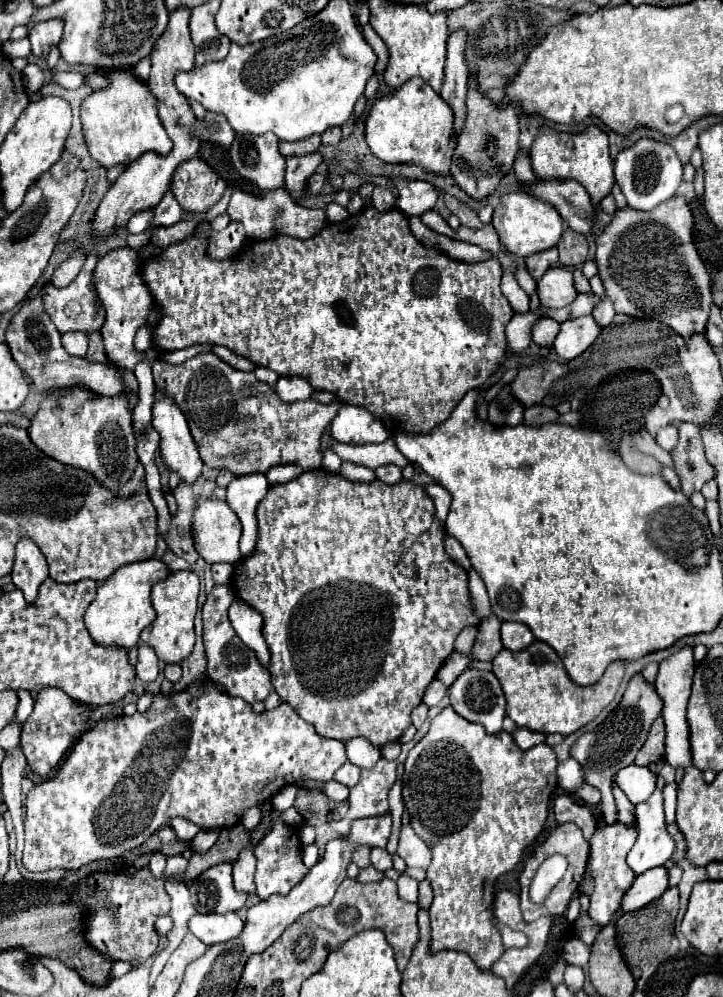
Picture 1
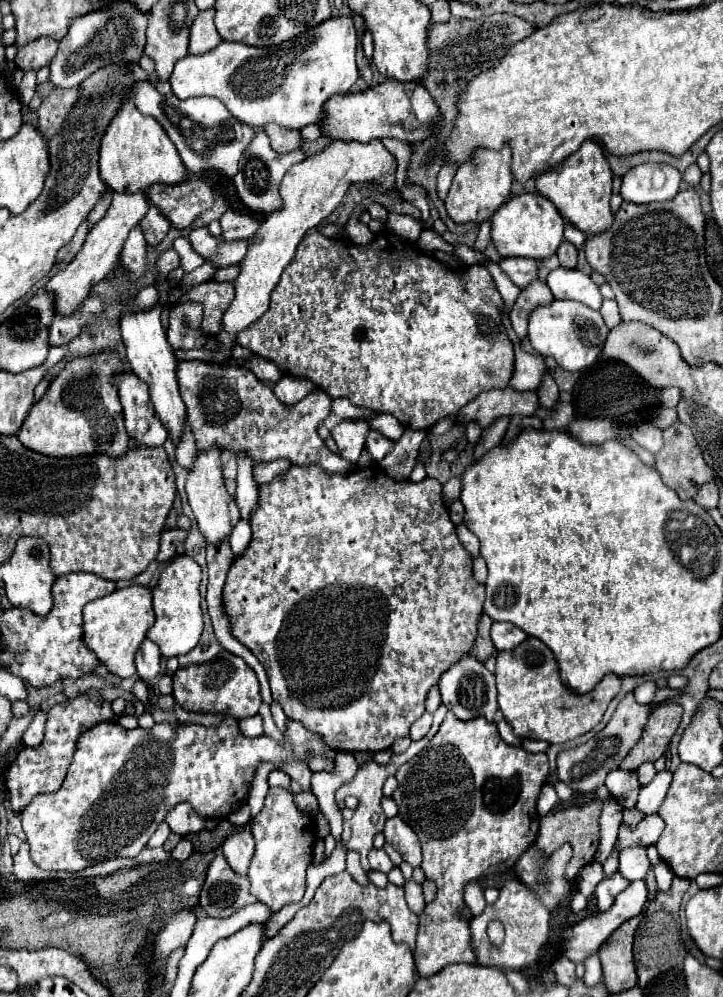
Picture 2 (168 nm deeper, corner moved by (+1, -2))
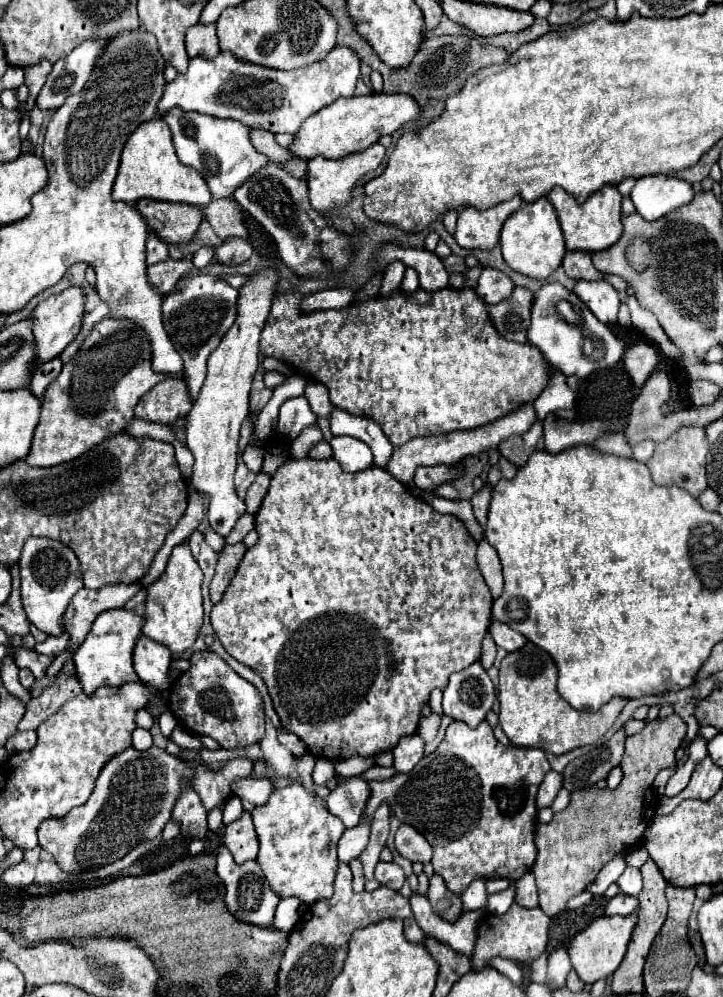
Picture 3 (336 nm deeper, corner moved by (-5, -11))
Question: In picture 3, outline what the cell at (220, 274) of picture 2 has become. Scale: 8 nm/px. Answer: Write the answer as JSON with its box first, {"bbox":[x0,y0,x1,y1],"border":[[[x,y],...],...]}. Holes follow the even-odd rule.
{"bbox":[163,275,239,403],"border":[[[213,275],[187,277],[187,279],[179,281],[179,287],[181,287],[179,293],[171,293],[165,297],[163,323],[167,327],[167,333],[171,335],[171,341],[177,349],[177,353],[181,355],[181,359],[185,363],[183,381],[187,385],[191,403],[195,403],[195,399],[203,387],[207,357],[219,345],[223,331],[227,331],[227,327],[231,327],[231,323],[235,321],[235,303],[237,303],[239,291],[233,289],[227,281],[217,279]]]}

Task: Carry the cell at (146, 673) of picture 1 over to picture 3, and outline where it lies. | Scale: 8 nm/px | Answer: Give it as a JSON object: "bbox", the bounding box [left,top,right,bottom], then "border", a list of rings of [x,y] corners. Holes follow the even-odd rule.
{"bbox":[133,635,171,687],"border":[[[145,635],[139,637],[135,651],[133,651],[133,667],[143,683],[151,683],[155,687],[167,687],[171,653],[161,643],[147,639]]]}

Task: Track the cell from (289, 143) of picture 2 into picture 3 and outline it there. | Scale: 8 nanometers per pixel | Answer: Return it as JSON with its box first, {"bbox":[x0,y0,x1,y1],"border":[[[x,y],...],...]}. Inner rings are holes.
{"bbox":[251,129,293,163],"border":[[[251,129],[251,141],[253,141],[253,147],[257,151],[261,151],[267,159],[271,161],[279,161],[279,163],[285,163],[289,159],[293,159],[291,151],[281,147],[277,141],[275,141],[275,135],[271,131],[263,131],[263,129]]]}

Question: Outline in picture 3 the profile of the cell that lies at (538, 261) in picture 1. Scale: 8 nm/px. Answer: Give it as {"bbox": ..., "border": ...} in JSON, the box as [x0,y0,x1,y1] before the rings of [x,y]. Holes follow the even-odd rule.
{"bbox":[475,267,515,303],"border":[[[483,267],[483,273],[475,285],[475,291],[489,303],[501,303],[503,299],[509,299],[515,289],[515,283],[499,269],[493,267]]]}

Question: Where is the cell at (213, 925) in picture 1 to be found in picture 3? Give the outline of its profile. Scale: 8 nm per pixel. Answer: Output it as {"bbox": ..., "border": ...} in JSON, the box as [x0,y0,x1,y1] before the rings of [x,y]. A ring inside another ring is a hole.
{"bbox":[271,899,301,933],"border":[[[281,899],[271,927],[277,931],[283,931],[283,933],[289,933],[291,927],[295,927],[295,923],[299,919],[299,915],[297,915],[299,903],[301,903],[299,899]]]}

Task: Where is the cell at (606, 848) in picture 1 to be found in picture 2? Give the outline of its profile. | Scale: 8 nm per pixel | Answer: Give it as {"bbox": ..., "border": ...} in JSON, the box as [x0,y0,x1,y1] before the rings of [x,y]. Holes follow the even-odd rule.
{"bbox":[595,872,629,912],"border":[[[619,872],[613,874],[611,878],[605,878],[603,882],[599,882],[599,886],[597,886],[597,890],[595,890],[597,908],[599,908],[601,912],[607,910],[607,908],[611,908],[613,902],[615,902],[615,898],[617,898],[617,894],[623,892],[627,886],[629,886],[629,882],[627,882]]]}

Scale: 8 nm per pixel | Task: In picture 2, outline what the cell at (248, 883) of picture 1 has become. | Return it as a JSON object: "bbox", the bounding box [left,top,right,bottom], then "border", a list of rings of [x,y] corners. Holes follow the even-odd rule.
{"bbox":[223,826,255,874],"border":[[[245,826],[243,830],[239,832],[233,832],[229,834],[223,844],[223,854],[229,862],[229,866],[233,870],[237,870],[237,874],[247,874],[247,868],[249,868],[249,862],[255,854],[255,842],[253,842],[253,834],[251,834],[251,828]]]}

